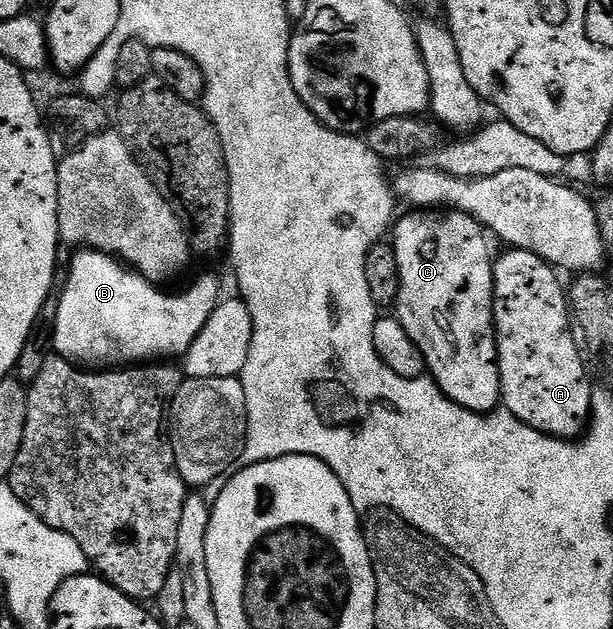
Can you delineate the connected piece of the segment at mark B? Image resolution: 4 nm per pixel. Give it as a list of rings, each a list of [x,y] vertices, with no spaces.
[[[78,251],[73,255],[74,262],[70,265],[70,274],[62,289],[58,310],[54,313],[53,349],[57,356],[71,365],[90,371],[110,371],[115,367],[134,367],[139,363],[162,363],[174,359],[170,357],[181,358],[190,349],[196,335],[204,331],[204,323],[208,323],[214,308],[220,304],[218,281],[210,273],[196,278],[183,293],[165,293],[162,290],[165,288],[147,281],[107,253]]]

